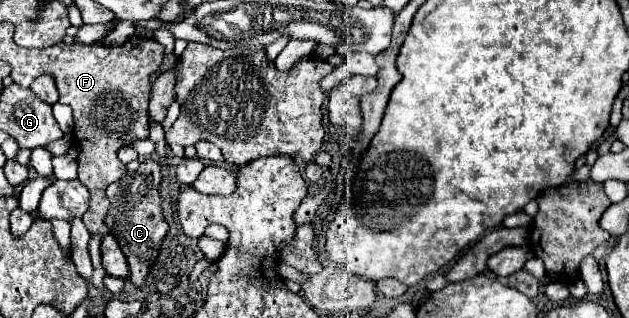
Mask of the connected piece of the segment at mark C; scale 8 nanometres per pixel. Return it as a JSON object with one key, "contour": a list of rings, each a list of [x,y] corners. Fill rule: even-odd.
{"contour":[[[145,159],[137,171],[129,171],[119,181],[111,183],[107,187],[107,197],[111,201],[109,215],[105,217],[105,223],[109,225],[111,233],[119,241],[129,269],[131,269],[131,281],[135,287],[143,287],[153,263],[157,261],[161,253],[163,239],[169,233],[169,223],[163,215],[163,197],[161,197],[161,183],[163,183],[163,167],[155,159]]]}

